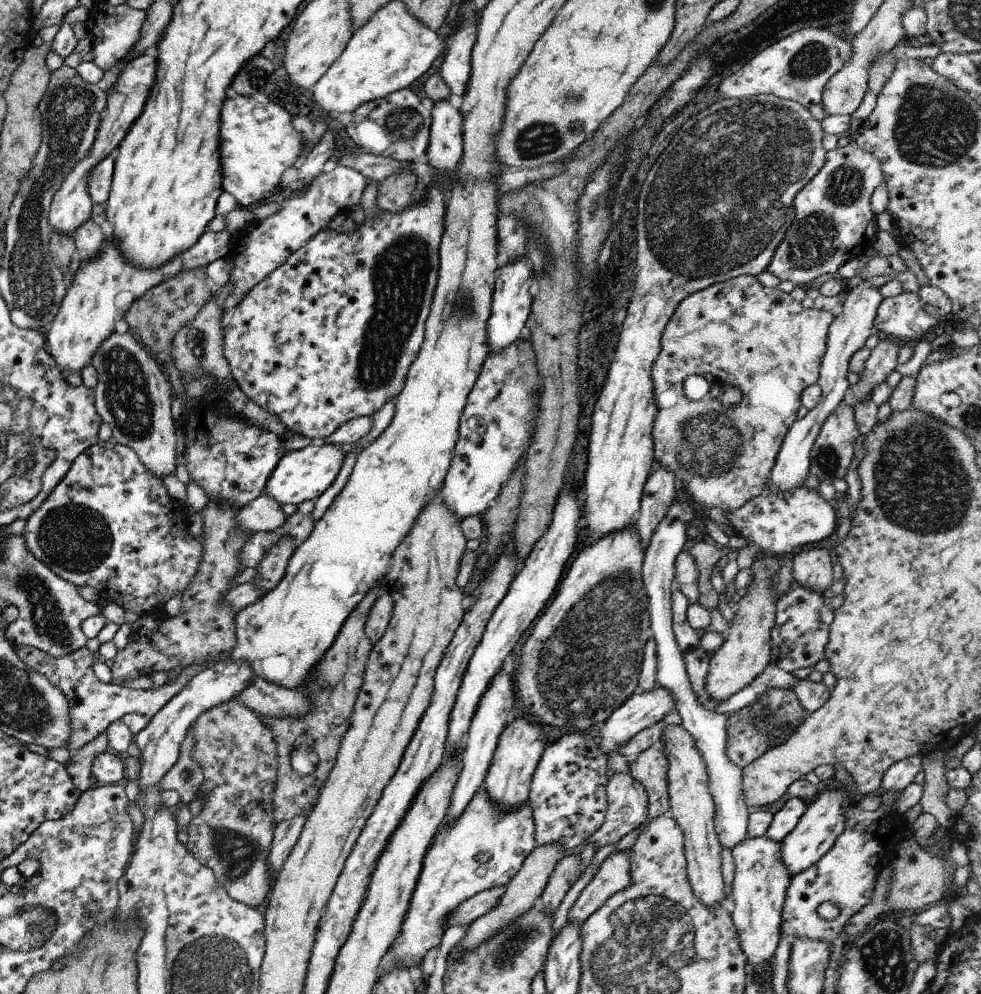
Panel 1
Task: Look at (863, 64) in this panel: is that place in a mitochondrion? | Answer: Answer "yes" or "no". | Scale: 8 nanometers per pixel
no

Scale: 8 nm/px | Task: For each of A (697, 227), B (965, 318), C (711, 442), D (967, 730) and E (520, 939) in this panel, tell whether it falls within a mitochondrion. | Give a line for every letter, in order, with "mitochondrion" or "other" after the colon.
A: mitochondrion
B: other
C: mitochondrion
D: other
E: mitochondrion

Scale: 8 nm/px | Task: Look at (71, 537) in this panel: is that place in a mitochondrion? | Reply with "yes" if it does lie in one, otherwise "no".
yes

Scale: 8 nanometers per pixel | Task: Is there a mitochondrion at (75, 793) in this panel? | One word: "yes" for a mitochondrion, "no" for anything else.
no

